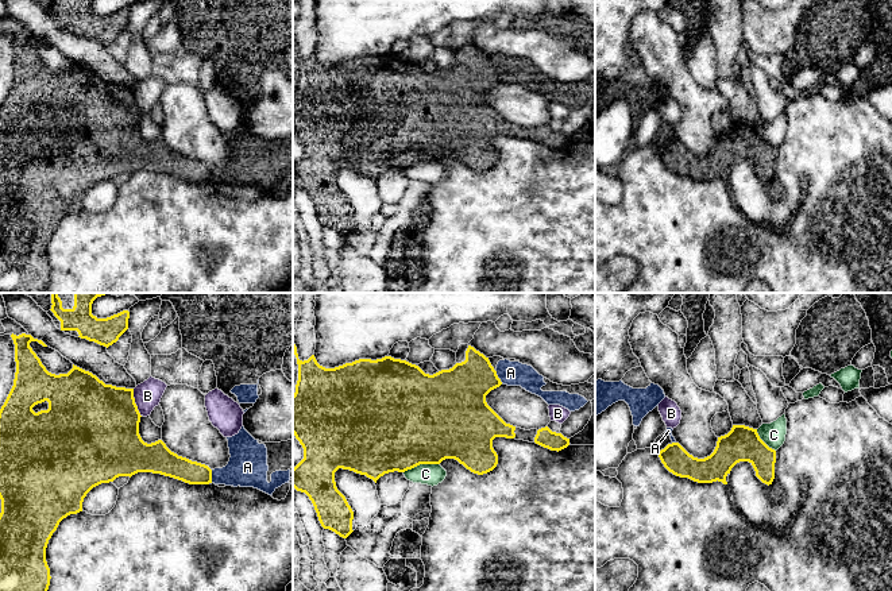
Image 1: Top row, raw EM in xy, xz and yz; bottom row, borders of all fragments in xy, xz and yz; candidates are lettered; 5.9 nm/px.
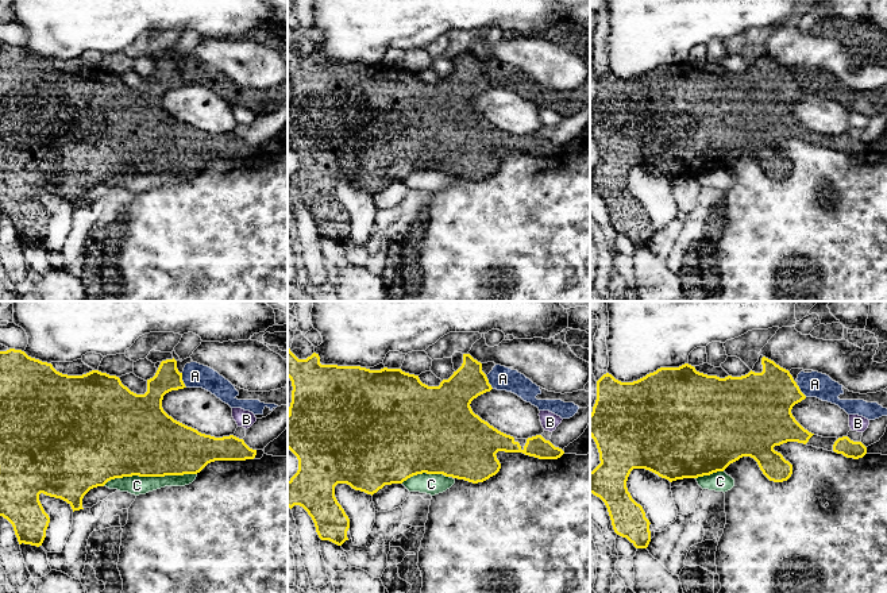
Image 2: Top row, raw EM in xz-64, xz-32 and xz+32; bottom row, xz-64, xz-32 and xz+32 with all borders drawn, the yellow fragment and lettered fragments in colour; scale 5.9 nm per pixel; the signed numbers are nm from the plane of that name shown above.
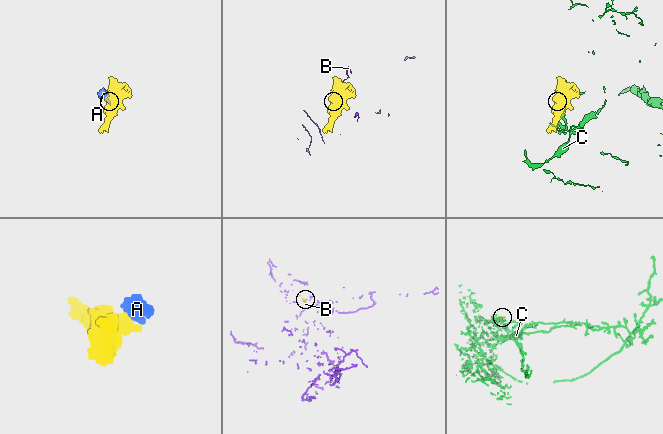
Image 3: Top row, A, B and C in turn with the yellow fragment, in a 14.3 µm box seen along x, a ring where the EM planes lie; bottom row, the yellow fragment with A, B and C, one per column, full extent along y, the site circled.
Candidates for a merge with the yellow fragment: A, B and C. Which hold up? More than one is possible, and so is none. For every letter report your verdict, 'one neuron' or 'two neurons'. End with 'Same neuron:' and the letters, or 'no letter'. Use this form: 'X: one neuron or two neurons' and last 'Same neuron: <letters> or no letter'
A: one neuron
B: two neurons
C: two neurons
Same neuron: A

